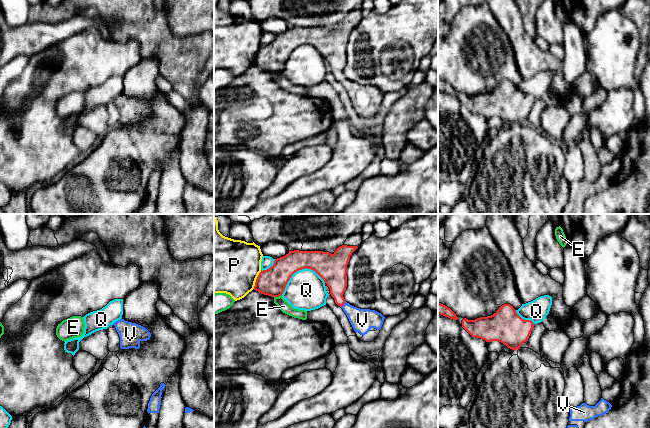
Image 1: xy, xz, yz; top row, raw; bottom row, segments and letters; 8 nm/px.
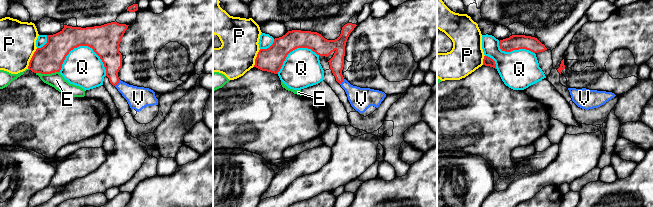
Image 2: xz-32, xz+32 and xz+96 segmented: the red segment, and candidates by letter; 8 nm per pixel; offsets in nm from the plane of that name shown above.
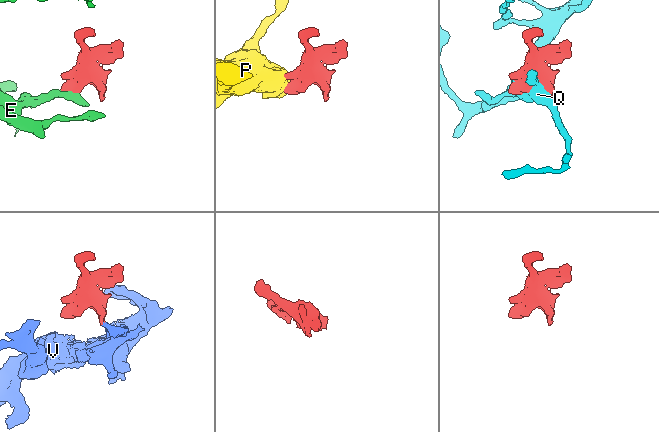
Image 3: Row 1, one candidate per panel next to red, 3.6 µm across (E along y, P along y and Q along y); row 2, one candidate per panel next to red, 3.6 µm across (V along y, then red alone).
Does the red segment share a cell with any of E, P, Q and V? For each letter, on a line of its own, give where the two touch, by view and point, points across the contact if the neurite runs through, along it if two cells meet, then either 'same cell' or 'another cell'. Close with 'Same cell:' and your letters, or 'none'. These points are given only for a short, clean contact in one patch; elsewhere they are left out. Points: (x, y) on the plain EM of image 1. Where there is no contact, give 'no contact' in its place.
E: contact xz (277, 72); border xz (281, 71), (274, 73); another cell
P: contact xz (256, 55); border xz (261, 46), (253, 64); another cell
Q: contact xz (298, 46); another cell
V: contact xz (343, 80); way xz (334, 51), (337, 71), (343, 80), (362, 96); same cell
Same cell: V

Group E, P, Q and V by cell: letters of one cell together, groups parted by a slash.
E / P / Q / V

